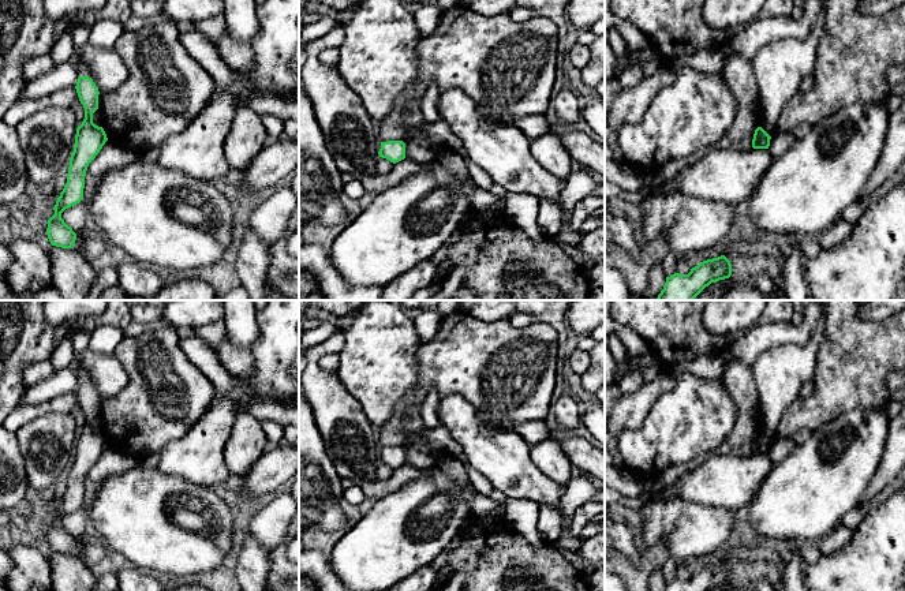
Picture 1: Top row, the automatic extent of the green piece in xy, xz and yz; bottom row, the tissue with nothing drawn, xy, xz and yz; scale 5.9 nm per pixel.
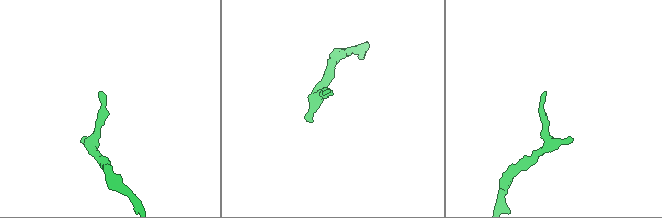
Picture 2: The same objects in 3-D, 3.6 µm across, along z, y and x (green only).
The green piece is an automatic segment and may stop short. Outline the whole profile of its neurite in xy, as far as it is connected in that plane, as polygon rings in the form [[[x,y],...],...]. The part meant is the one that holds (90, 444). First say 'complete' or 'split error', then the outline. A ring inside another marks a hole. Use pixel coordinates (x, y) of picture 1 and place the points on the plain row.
complete | [[[79,382],[75,394],[85,414],[85,424],[76,434],[67,489],[56,506],[55,520],[48,525],[46,534],[51,550],[61,554],[72,554],[76,546],[76,539],[64,528],[61,519],[83,505],[87,472],[108,446],[104,434],[93,429],[93,419],[98,415],[98,393],[91,384]]]

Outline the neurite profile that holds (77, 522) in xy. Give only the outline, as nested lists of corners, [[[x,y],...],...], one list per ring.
[[[82,505],[79,509],[66,515],[61,519],[61,524],[76,539],[76,546],[71,556],[79,558],[86,565],[83,560],[85,546],[82,543],[82,536],[89,527],[89,508]]]

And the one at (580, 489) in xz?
[[[583,472],[572,475],[566,483],[565,494],[561,498],[562,517],[571,523],[576,509],[586,502],[594,501],[595,495],[597,489],[588,475]]]

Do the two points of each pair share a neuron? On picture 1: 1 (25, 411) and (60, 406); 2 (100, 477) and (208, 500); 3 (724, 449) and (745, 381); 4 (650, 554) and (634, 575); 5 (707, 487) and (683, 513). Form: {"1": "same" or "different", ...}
{"1": "same", "2": "different", "3": "same", "4": "same", "5": "different"}

